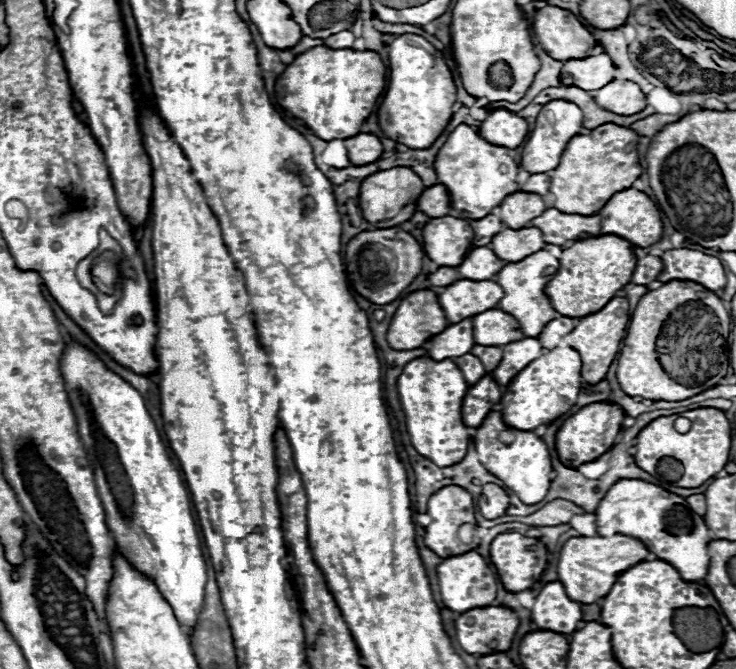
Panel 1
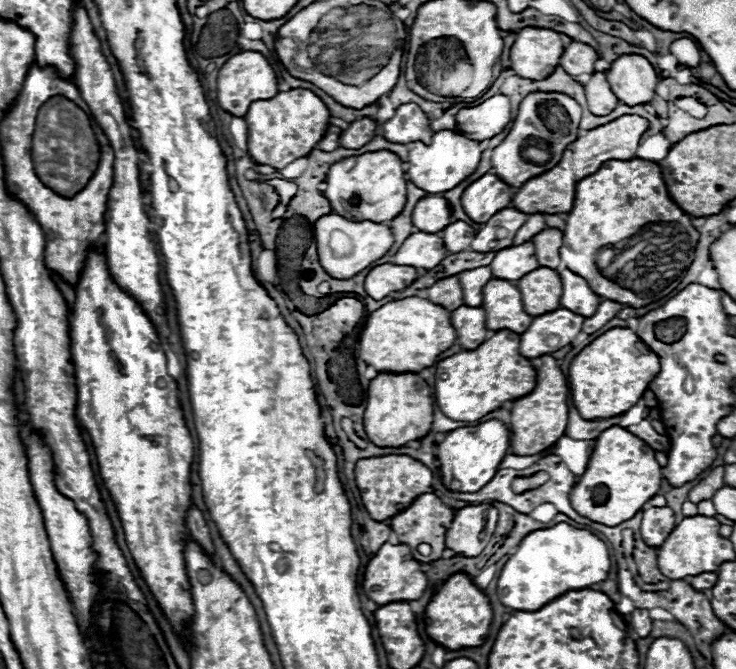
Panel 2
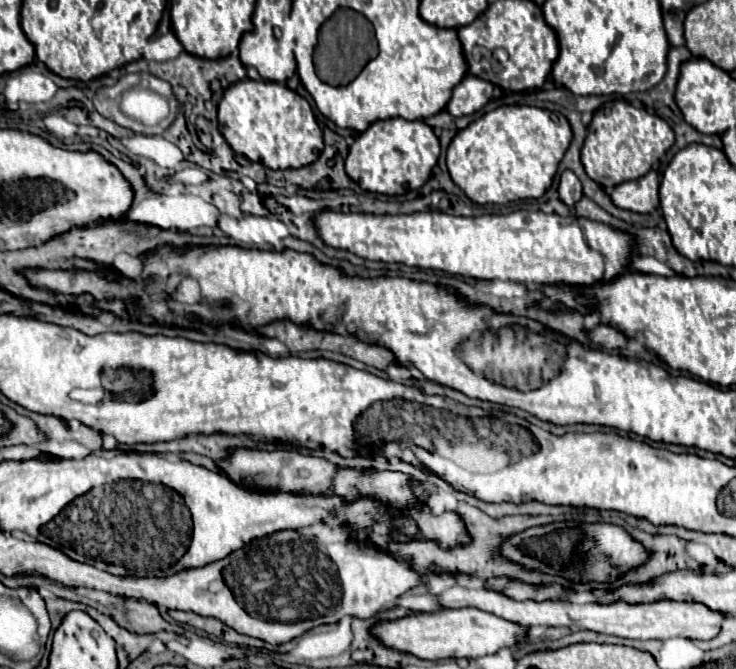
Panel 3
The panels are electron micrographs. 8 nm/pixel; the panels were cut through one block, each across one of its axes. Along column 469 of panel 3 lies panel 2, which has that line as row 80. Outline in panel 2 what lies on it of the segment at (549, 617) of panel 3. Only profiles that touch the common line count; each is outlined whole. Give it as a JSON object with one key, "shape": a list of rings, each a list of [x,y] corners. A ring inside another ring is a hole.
{"shape":[[[594,72],[590,80],[584,84],[588,108],[596,116],[606,116],[618,106],[618,98],[610,90],[610,84],[606,80],[604,72]]]}

